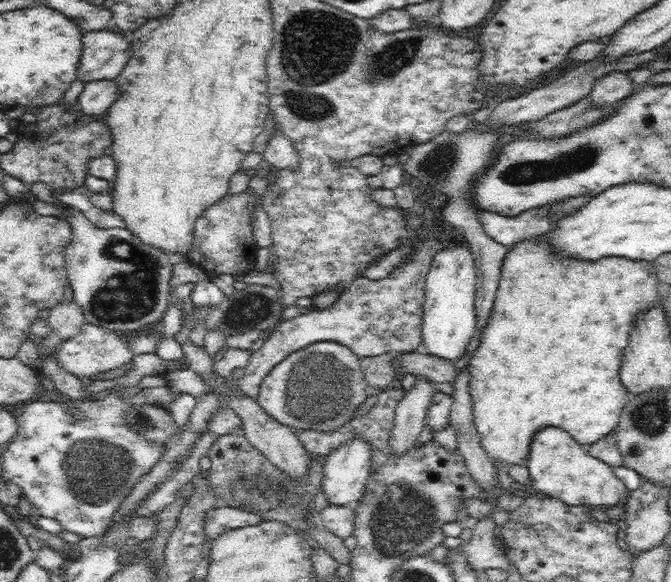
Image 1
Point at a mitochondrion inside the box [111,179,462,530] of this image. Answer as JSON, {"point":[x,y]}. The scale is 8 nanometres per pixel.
{"point":[319,387]}

